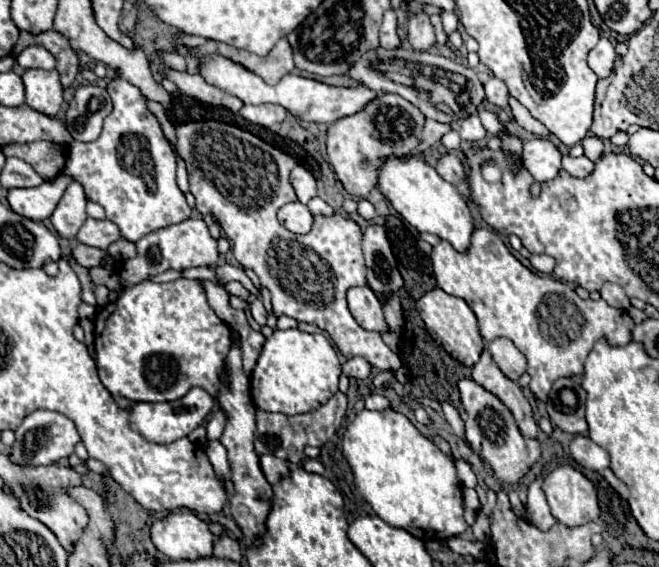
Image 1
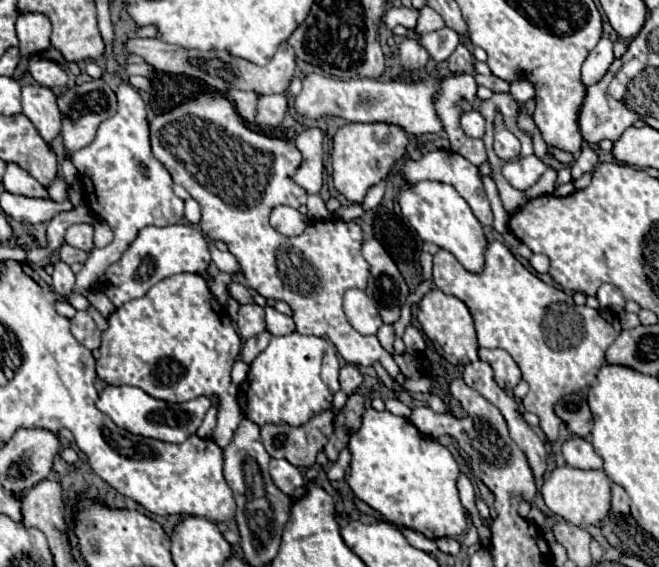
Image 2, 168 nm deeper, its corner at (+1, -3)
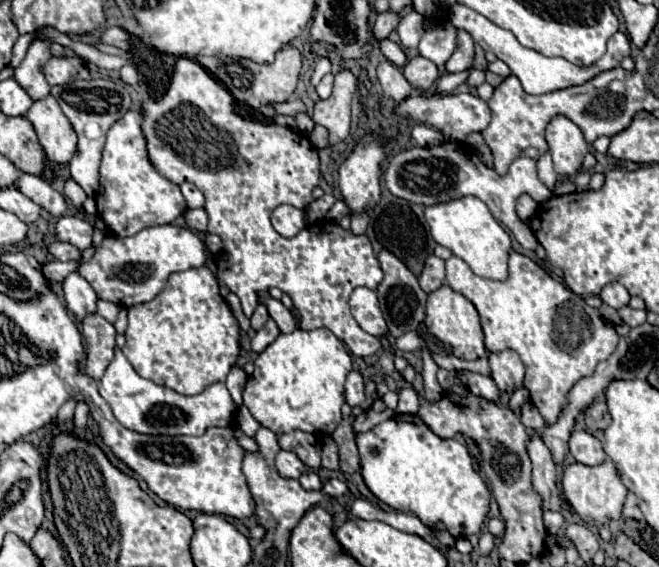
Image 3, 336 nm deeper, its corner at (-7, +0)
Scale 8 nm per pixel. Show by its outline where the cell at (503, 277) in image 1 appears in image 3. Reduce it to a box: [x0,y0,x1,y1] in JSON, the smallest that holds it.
[446,251,620,425]

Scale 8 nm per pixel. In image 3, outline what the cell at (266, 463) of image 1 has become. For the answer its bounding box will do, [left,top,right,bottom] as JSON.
[276,451,306,479]

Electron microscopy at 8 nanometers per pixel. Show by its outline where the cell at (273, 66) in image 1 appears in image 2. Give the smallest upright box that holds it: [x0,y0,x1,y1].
[124,38,296,96]

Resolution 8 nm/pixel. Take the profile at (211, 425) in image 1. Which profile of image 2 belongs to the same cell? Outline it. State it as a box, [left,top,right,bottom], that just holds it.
[96,272,242,448]

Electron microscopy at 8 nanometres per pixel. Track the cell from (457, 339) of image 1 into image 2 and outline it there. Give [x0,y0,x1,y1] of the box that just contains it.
[416,288,478,364]

